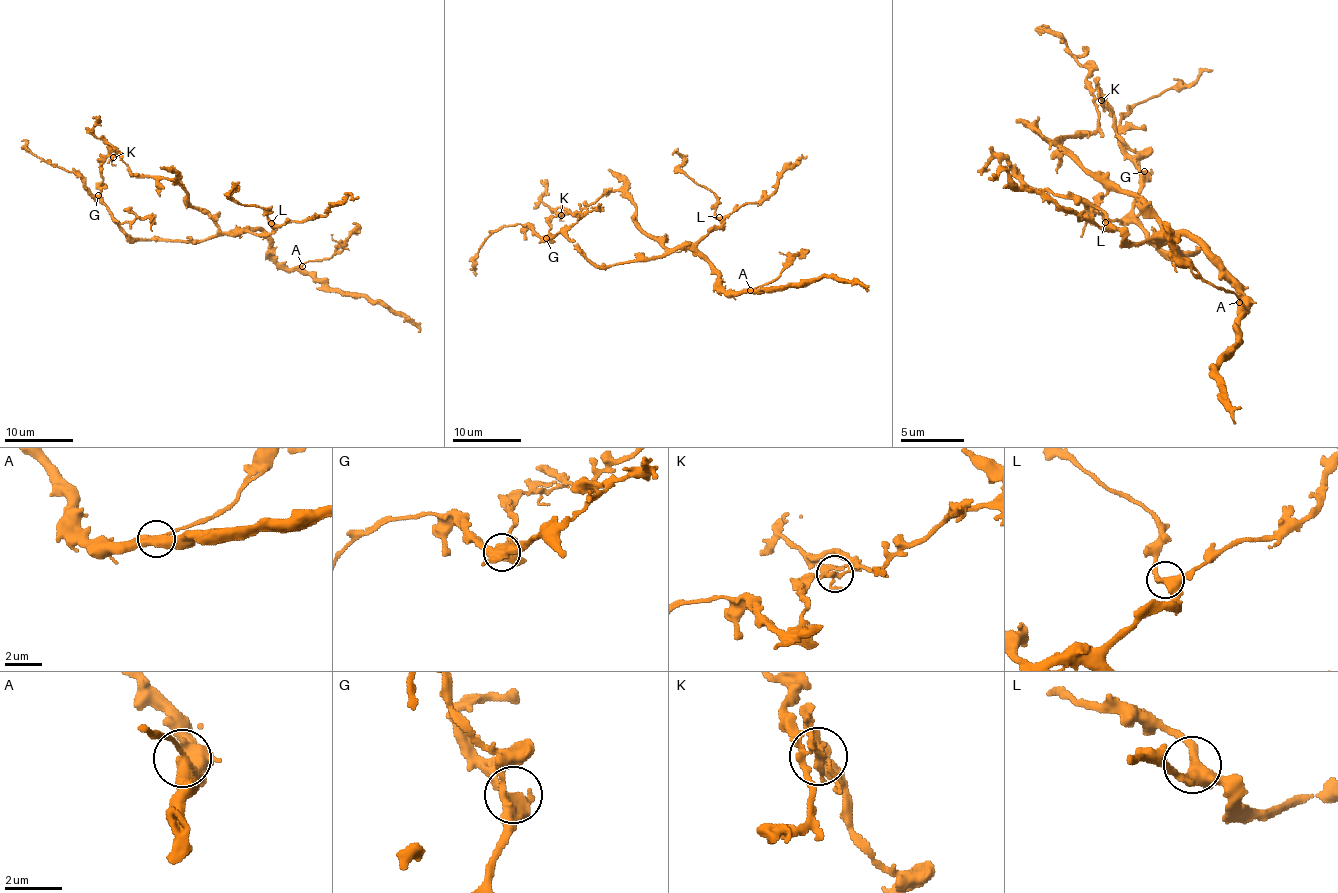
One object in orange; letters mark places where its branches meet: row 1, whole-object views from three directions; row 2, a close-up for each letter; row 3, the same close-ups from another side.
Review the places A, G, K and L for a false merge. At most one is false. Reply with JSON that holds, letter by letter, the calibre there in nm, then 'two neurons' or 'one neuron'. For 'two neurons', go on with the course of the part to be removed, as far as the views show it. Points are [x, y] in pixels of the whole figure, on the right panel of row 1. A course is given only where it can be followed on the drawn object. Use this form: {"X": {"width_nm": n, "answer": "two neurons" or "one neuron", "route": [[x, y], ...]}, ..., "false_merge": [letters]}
{"A": {"width_nm": 400, "answer": "one neuron"}, "G": {"width_nm": 440, "answer": "one neuron"}, "K": {"width_nm": 200, "answer": "one neuron"}, "L": {"width_nm": 360, "answer": "one neuron"}, "false_merge": []}

